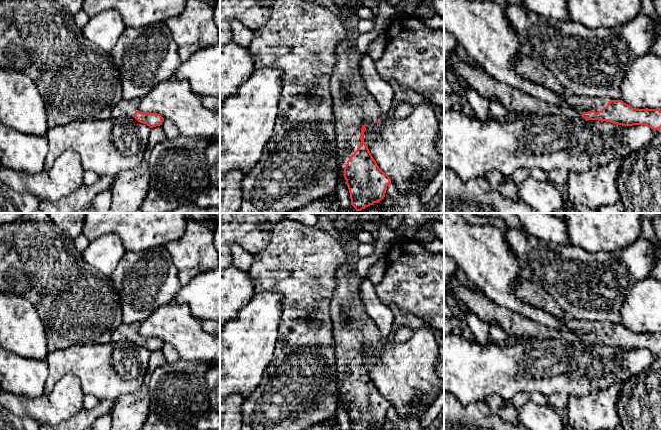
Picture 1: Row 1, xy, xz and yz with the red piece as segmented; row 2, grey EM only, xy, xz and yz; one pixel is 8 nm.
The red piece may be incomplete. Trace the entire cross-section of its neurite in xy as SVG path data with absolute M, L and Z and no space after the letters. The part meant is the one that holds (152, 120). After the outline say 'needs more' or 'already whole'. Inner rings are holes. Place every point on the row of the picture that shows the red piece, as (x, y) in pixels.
M141 98L124 99L112 110L112 117L119 117L122 115L132 115L138 122L146 124L150 128L162 125L164 118L157 113L142 113L138 110Z; needs more

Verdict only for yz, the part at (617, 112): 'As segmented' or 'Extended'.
Extended

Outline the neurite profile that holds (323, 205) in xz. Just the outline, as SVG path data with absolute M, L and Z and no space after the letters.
M334 196L322 197L310 202L290 213L330 213L332 206L336 203L337 198Z

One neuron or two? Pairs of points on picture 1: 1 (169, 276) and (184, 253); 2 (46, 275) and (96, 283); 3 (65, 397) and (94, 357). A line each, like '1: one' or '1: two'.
1: two
2: one
3: two

